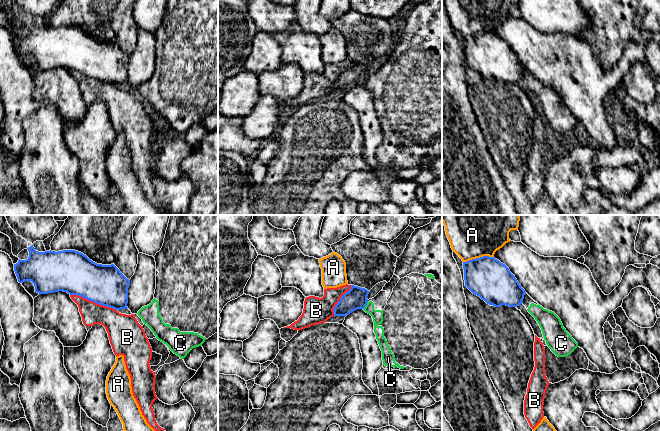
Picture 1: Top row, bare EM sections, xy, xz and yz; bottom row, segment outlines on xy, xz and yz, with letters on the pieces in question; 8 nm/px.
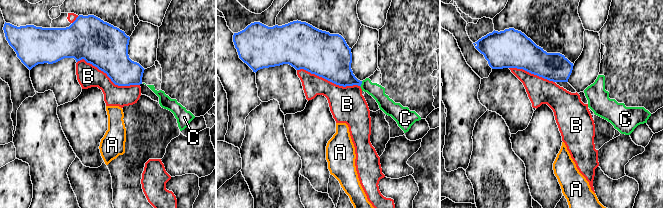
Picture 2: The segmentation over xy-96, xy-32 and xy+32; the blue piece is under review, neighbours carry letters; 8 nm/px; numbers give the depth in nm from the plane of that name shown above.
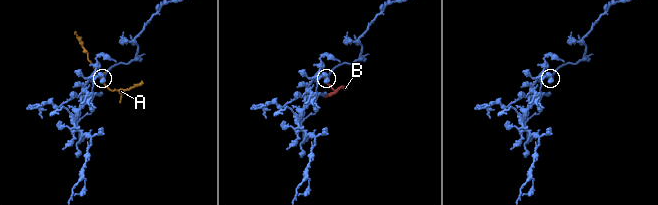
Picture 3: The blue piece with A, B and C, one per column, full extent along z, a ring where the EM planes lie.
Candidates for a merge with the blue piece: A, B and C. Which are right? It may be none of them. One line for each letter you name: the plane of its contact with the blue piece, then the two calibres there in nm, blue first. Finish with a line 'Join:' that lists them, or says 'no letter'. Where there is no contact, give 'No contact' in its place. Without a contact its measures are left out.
Join: no letter

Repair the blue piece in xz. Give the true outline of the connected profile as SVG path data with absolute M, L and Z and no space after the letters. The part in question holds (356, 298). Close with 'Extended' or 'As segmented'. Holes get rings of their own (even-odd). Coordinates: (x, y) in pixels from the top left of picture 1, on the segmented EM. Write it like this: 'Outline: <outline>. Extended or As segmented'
Outline: M351 285L351 289L340 298L334 307L334 316L346 316L357 309L364 309L368 302L369 292L365 288Z. As segmented

